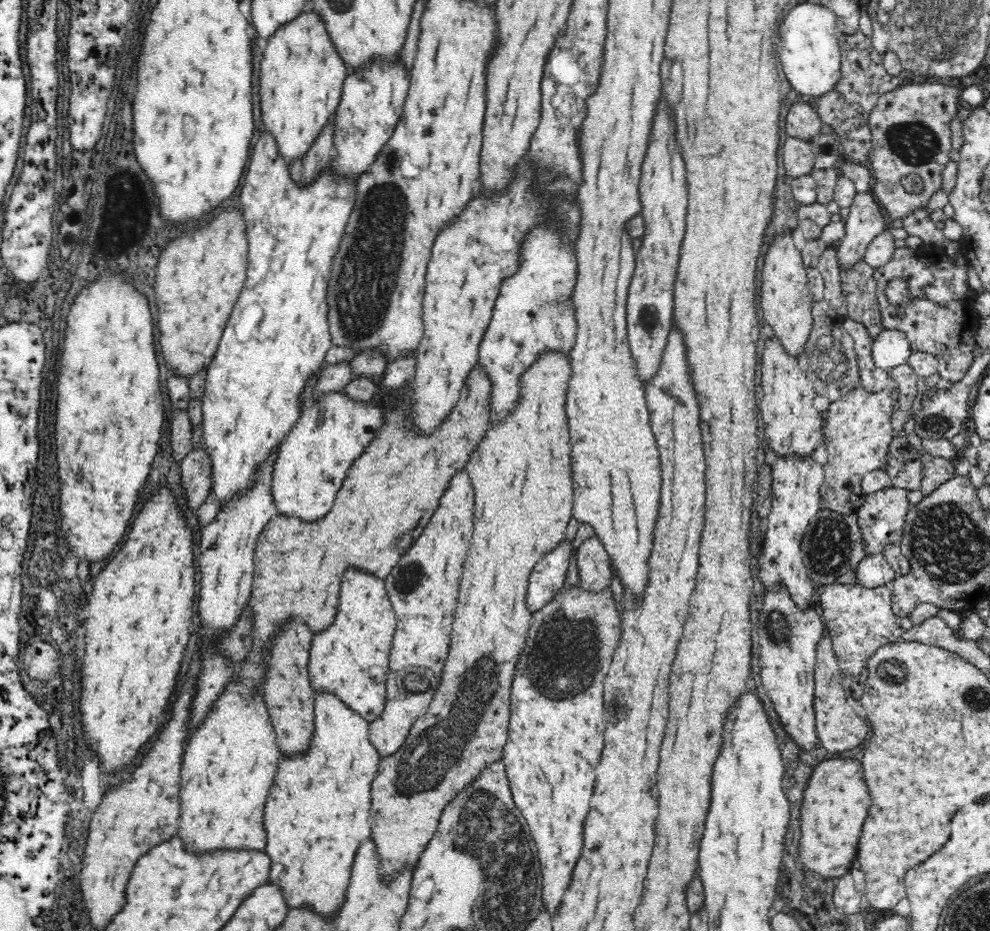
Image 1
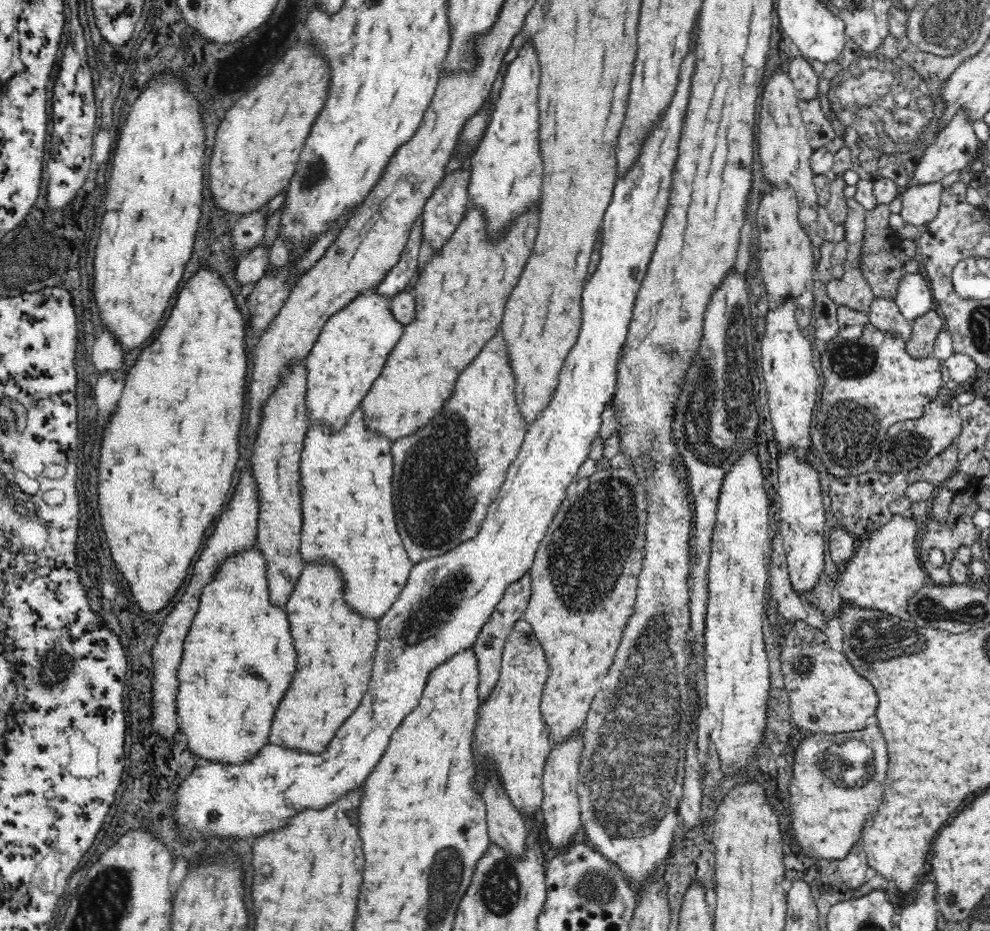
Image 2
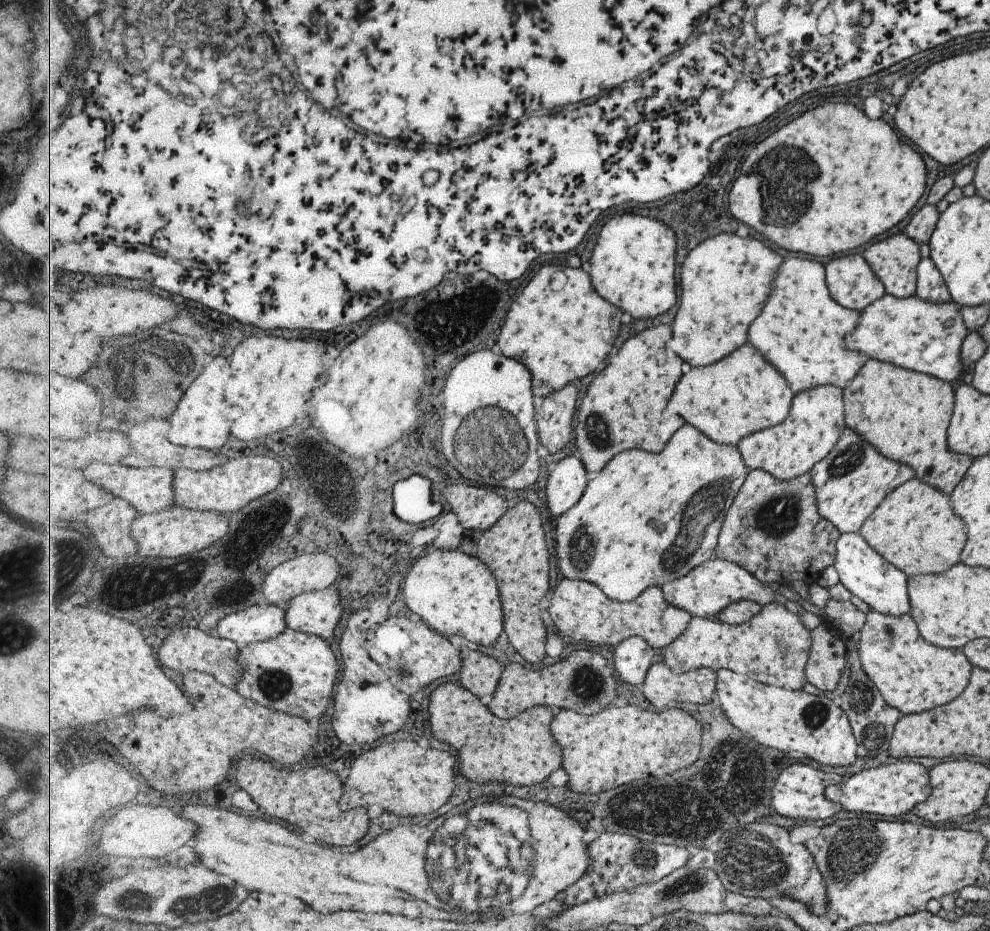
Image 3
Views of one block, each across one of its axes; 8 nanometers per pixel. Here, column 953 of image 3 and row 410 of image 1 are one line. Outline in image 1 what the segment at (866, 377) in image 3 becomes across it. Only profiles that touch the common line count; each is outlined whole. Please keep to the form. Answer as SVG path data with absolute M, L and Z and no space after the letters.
M476 365L472 372L468 375L468 378L466 378L458 404L454 406L446 420L438 426L438 430L436 430L434 434L430 434L430 436L422 436L421 434L417 434L417 432L413 432L413 430L409 430L409 424L407 424L407 420L405 420L405 412L403 412L405 408L400 408L400 410L395 410L394 408L394 410L391 410L383 420L382 430L378 432L378 436L370 442L370 446L367 446L366 450L363 450L362 456L360 456L360 458L358 458L358 460L350 466L346 480L344 480L344 485L338 491L332 510L330 510L330 512L328 512L322 520L302 522L299 518L288 518L287 516L276 514L266 523L265 528L262 529L261 533L258 535L256 546L253 548L253 583L251 586L251 595L247 602L249 616L251 616L251 643L247 648L247 653L239 662L239 665L236 665L236 674L238 674L238 679L242 679L242 683L246 680L246 685L252 689L251 692L255 692L255 694L262 694L262 697L264 695L265 683L267 675L269 674L268 662L270 662L271 658L270 642L276 638L274 634L280 630L280 626L284 626L286 622L292 622L292 620L295 620L295 622L302 622L302 624L306 624L306 626L308 626L308 630L310 630L310 634L320 634L322 630L328 630L328 628L334 624L334 618L336 618L336 612L338 612L340 586L342 586L342 578L344 578L346 570L355 568L356 570L362 570L362 572L368 572L368 574L374 574L376 578L386 580L386 578L390 576L392 568L398 564L400 558L406 554L407 550L410 550L411 546L414 546L416 538L422 534L425 526L428 526L432 515L438 508L440 498L442 498L442 495L446 492L446 488L449 486L450 480L452 480L459 471L465 470L470 455L474 452L474 450L476 450L476 448L478 448L478 444L482 442L482 439L486 436L486 432L489 430L489 406L487 399L489 390L490 387L487 376L481 372L481 367Z

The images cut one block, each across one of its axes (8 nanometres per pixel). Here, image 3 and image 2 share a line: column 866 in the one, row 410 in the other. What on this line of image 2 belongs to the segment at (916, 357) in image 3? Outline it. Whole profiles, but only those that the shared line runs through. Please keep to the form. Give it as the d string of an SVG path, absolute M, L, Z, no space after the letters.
M376 290L368 291L362 293L359 297L354 298L354 300L348 303L346 306L342 306L337 313L334 313L324 324L322 330L319 332L318 342L314 343L311 348L310 354L308 354L305 362L306 366L306 421L308 421L308 427L310 425L320 425L324 429L336 430L341 432L343 427L348 424L348 419L350 415L361 406L363 398L369 393L370 388L373 386L373 382L377 380L378 376L384 369L386 361L388 360L389 354L392 353L393 348L400 341L403 336L405 326L400 323L393 314L390 313L390 300L386 297L382 297L376 293Z

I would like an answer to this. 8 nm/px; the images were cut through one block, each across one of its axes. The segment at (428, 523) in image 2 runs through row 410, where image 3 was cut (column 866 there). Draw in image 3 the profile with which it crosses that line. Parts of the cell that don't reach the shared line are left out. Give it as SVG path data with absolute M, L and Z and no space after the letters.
M846 426L835 446L809 473L818 513L845 534L857 533L882 498L914 476L910 466L883 456L859 433Z

